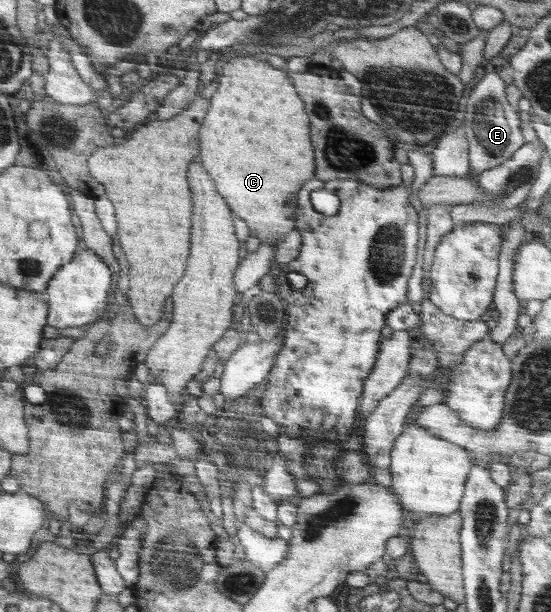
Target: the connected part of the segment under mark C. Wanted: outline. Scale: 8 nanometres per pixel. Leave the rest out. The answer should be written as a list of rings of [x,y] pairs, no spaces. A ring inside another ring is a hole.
[[[235,57],[226,63],[219,65],[219,83],[216,92],[209,99],[212,110],[208,109],[206,119],[203,121],[204,130],[199,130],[199,146],[204,146],[204,154],[200,154],[204,166],[208,166],[208,174],[212,174],[212,178],[216,178],[216,186],[220,186],[220,194],[224,194],[224,198],[228,198],[228,206],[232,206],[232,210],[236,210],[236,216],[240,216],[248,225],[249,234],[256,236],[260,242],[278,242],[281,243],[291,230],[295,229],[295,210],[296,210],[296,194],[300,190],[300,186],[314,178],[314,154],[312,154],[312,144],[310,144],[310,122],[308,116],[304,112],[304,102],[298,98],[292,80],[288,76],[288,72],[283,69],[276,69],[253,57]]]

